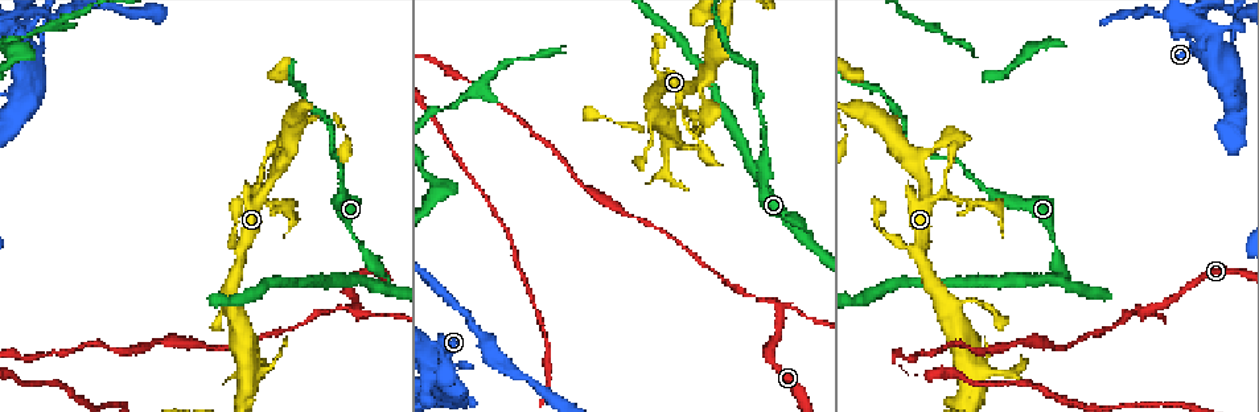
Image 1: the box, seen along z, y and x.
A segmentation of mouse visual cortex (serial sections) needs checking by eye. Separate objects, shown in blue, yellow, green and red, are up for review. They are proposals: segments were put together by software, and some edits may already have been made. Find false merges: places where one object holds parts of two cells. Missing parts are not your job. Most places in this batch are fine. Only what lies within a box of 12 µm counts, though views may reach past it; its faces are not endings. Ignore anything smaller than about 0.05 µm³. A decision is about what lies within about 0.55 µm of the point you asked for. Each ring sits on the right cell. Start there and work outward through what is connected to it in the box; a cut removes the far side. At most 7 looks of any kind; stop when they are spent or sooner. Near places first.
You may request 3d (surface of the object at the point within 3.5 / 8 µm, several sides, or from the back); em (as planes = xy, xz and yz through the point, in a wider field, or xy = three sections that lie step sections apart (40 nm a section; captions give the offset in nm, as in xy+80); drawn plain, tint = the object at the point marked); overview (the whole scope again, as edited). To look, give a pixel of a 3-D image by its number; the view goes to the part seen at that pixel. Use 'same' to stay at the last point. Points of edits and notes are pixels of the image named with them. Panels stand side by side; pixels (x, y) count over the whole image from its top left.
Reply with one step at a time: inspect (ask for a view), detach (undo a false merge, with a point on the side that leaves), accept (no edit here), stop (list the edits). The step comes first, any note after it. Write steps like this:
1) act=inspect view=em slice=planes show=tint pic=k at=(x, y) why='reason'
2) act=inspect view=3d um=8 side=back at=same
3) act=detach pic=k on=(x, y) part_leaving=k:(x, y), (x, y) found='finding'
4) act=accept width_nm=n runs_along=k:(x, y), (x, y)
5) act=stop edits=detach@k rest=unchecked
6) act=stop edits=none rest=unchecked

act=inspect view=3d um=3.5 pic=1 at=(803, 237) why='a fork'

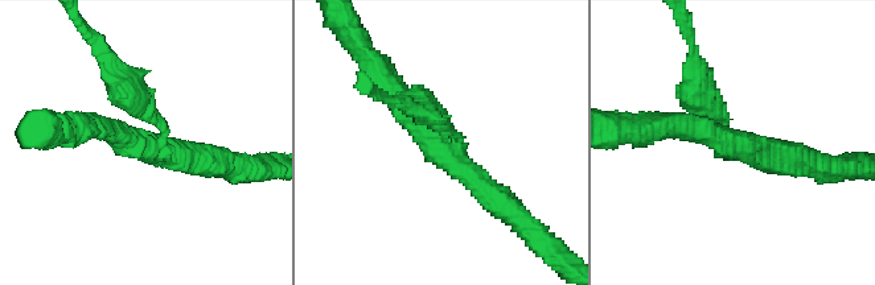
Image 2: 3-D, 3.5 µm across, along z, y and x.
act=inspect view=em slice=xy step=2 show=tint pic=2 at=(154, 145) arms=3 arm_widths_nm=300,300,300 why='now the EM'

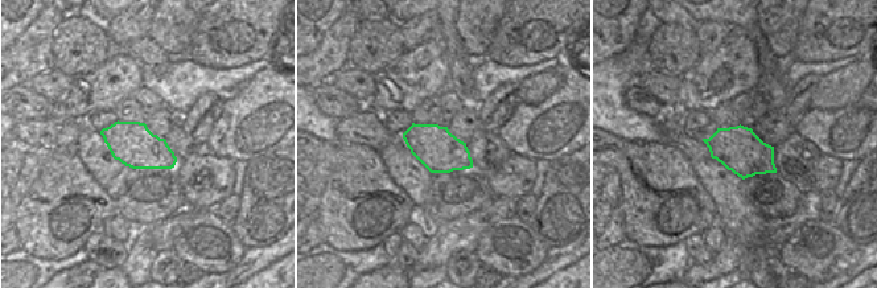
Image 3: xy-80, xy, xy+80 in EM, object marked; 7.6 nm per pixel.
act=inspect view=em slice=planes show=tint at=same

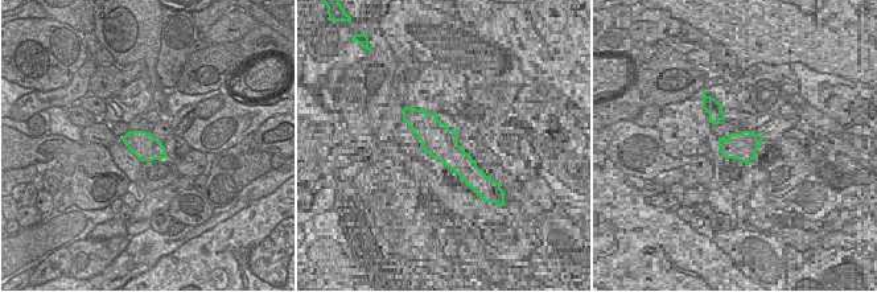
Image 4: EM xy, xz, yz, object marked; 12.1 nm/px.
act=detach pic=2 on=(703, 126) part_leaving=2:(735, 147), (694, 127), (644, 131) found='a second cell is stuck on'

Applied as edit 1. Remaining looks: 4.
act=inspect view=3d um=3.5 pic=1 at=(355, 308) why='three-way junction'

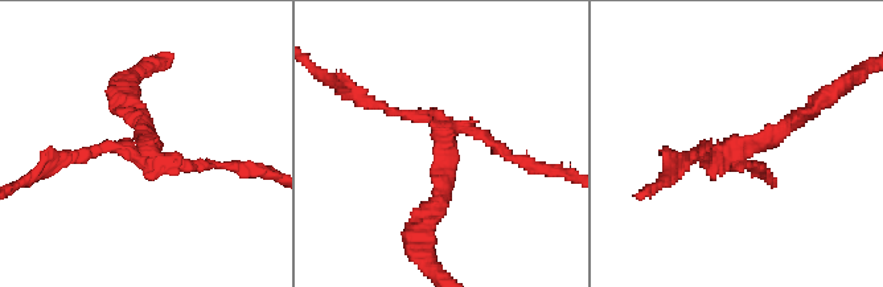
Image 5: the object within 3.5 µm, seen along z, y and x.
act=inspect view=em slice=xy step=1 show=tint pic=5 at=(146, 150) arms=3 arm_widths_nm=150,150,200 why='need the tissue'

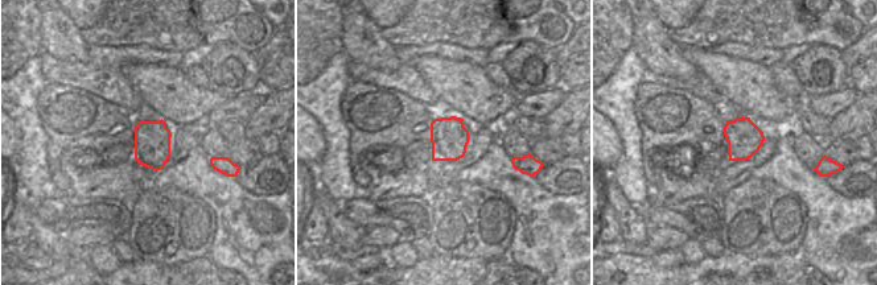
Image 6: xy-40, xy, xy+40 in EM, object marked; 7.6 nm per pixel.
act=detach pic=5 on=(91, 151) part_leaving=5:(135, 152), (114, 144), (33, 173) found='two cells meet here'

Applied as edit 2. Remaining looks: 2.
act=inspect view=3d um=3.5 pic=1 at=(679, 104) why='calibre changes'

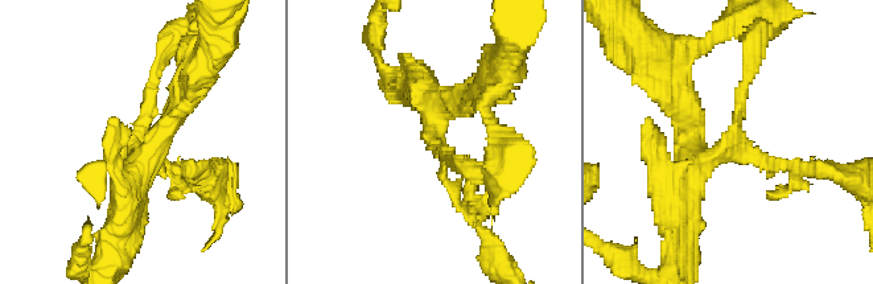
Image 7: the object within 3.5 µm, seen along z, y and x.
act=inspect view=em slice=xy step=2 show=tint pic=7 at=(738, 157)

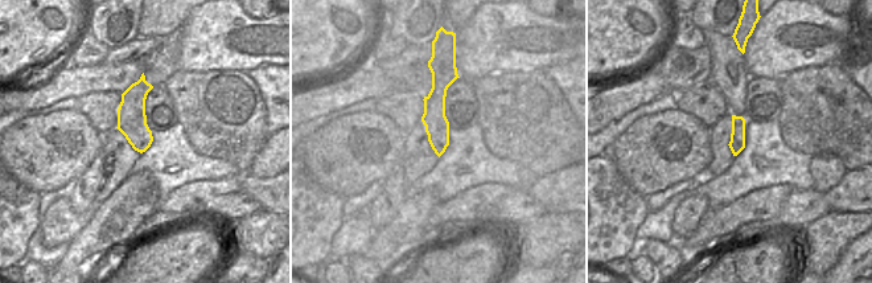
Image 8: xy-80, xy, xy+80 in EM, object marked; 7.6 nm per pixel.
act=accept runs_along=7:(423, 89), (443, 180), (480, 227) found='all the same cell'

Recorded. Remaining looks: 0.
act=stop edits=detach@2,detach@5 rest=unchecked

